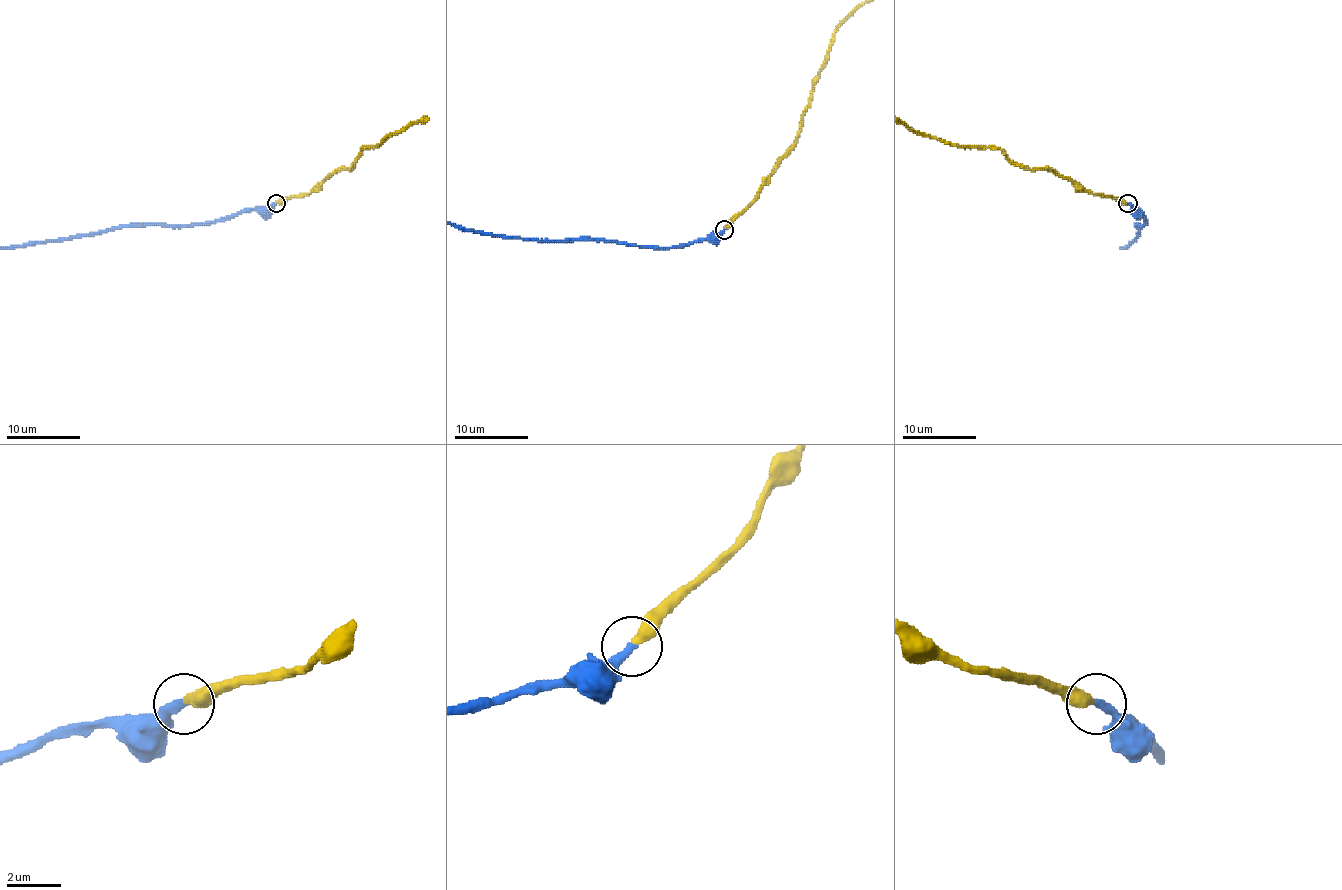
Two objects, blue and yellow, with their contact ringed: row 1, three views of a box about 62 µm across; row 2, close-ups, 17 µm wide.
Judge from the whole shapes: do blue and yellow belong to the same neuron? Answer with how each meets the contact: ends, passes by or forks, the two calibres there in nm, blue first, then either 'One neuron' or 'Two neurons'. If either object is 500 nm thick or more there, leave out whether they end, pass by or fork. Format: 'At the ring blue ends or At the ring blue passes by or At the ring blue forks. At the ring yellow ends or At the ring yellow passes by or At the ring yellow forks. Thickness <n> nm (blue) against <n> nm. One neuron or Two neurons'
At the ring blue ends. At the ring yellow ends. Thickness 320 nm (blue) against 420 nm. One neuron

